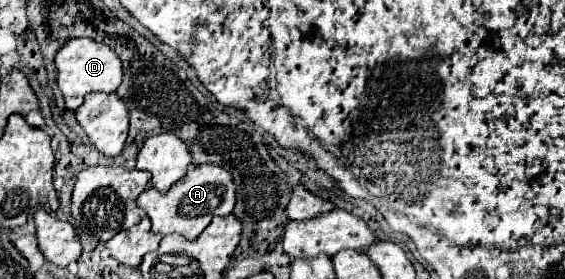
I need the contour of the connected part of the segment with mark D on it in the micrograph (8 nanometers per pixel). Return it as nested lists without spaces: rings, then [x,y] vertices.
[[[69,39],[63,43],[63,47],[55,55],[55,67],[57,67],[57,85],[63,93],[67,109],[77,109],[83,103],[83,97],[87,93],[103,91],[113,93],[123,77],[121,61],[117,53],[107,47],[105,43],[97,43],[93,39]]]

